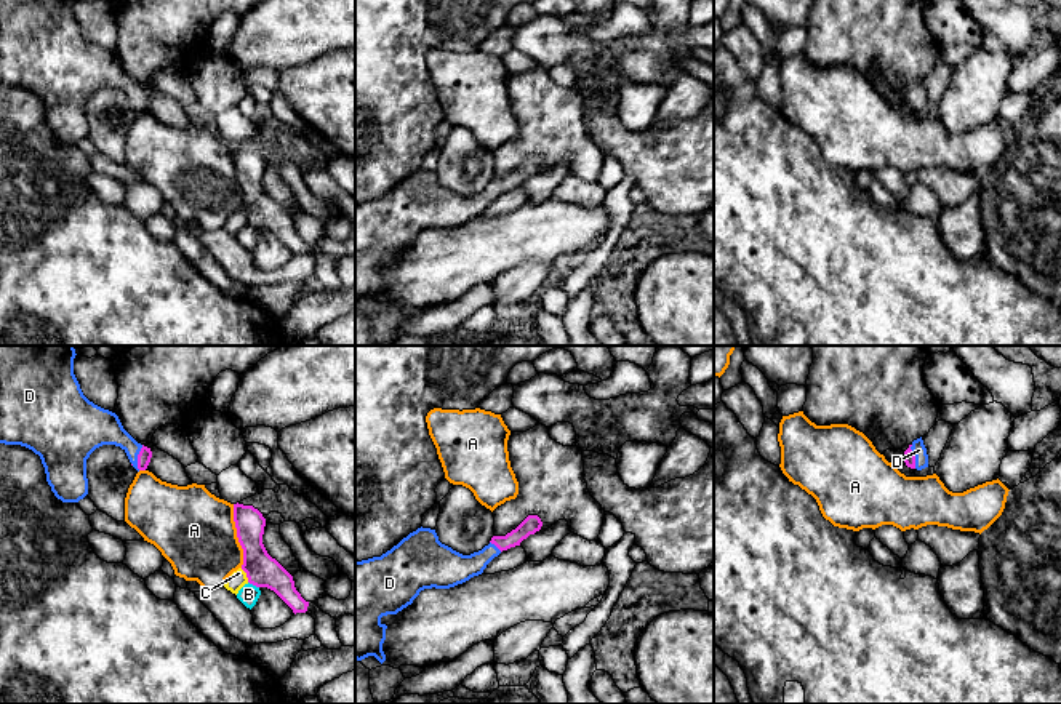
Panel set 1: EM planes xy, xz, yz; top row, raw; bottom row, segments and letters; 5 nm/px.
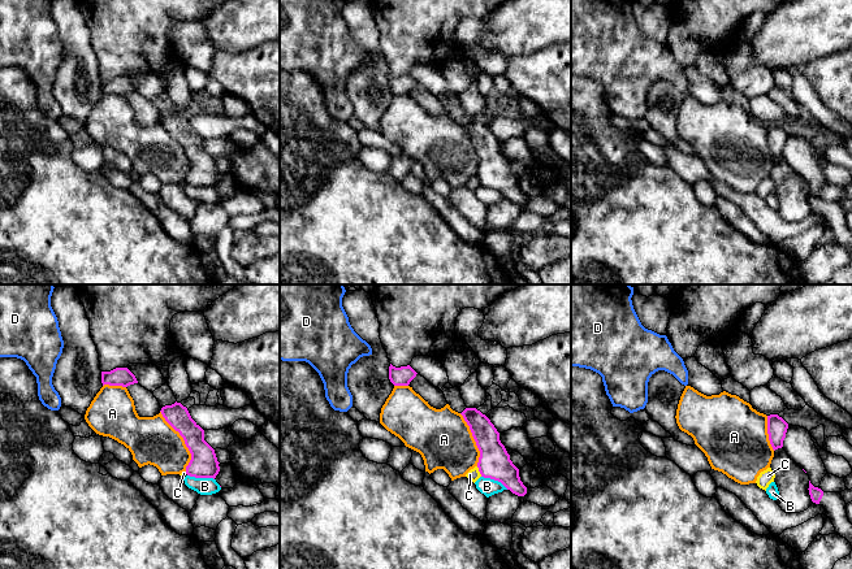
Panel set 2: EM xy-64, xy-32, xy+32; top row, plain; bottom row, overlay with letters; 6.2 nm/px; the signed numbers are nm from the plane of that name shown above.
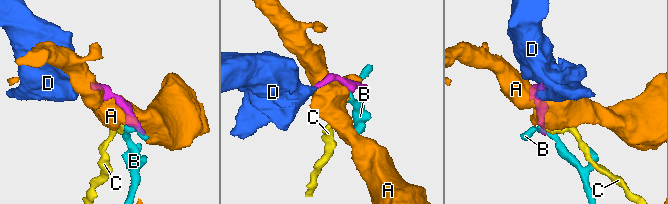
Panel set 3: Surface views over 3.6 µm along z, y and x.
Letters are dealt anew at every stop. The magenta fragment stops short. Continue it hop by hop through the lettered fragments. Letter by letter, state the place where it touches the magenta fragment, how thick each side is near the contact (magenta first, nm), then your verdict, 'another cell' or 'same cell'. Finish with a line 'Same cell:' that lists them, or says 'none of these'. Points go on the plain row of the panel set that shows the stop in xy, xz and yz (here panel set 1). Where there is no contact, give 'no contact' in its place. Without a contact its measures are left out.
A: contact xy (237, 178); calibres 160 and 400 nm; another cell
B: contact xy (253, 226); calibres 160 and 100 nm; another cell
C: contact xy (247, 216); calibres 160 and 90 nm; another cell
D: contact xy (138, 100); calibres 70 and 180 nm; same cell
Same cell: D

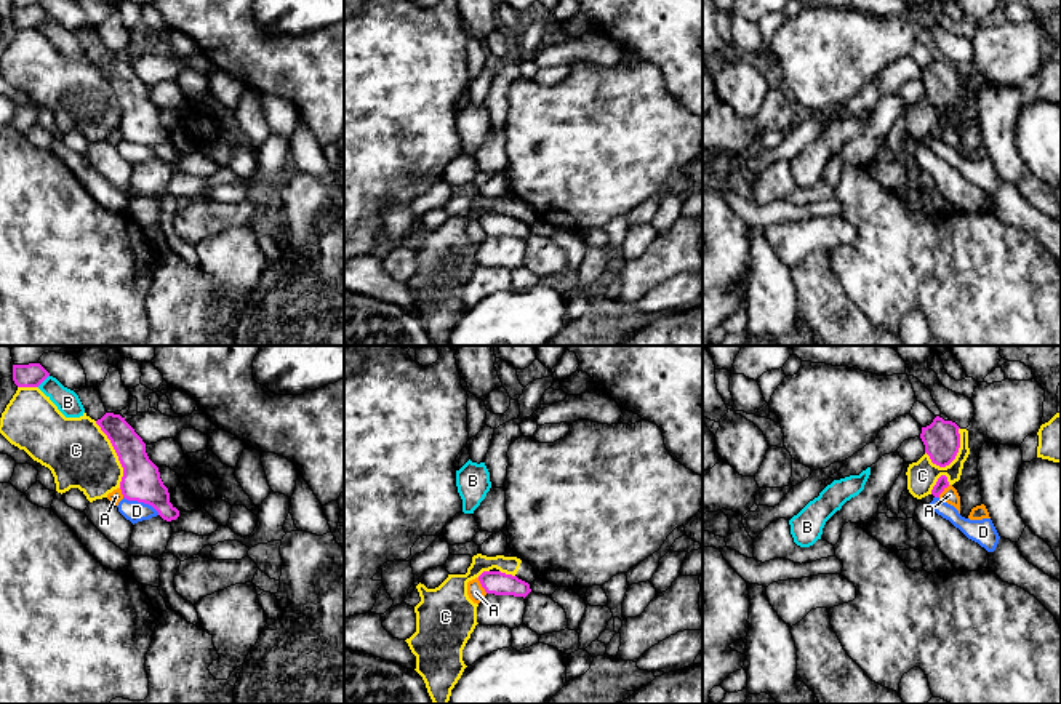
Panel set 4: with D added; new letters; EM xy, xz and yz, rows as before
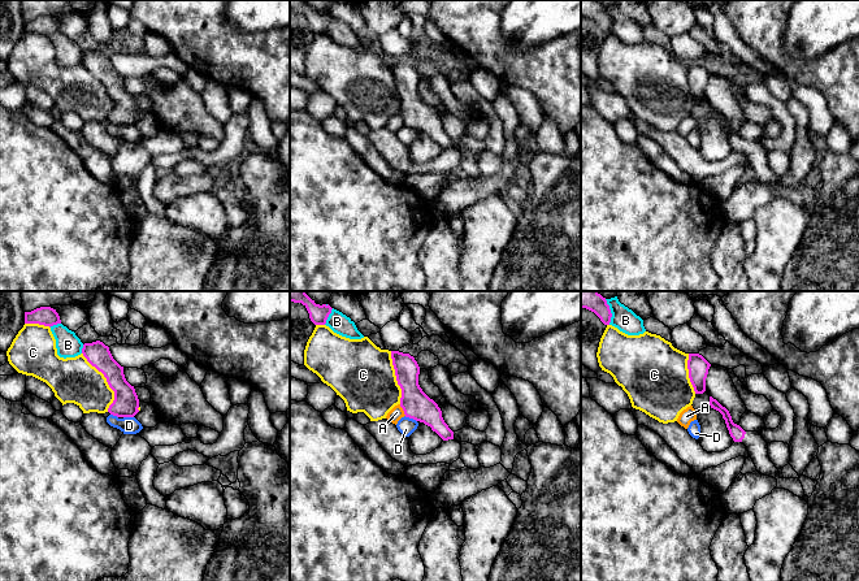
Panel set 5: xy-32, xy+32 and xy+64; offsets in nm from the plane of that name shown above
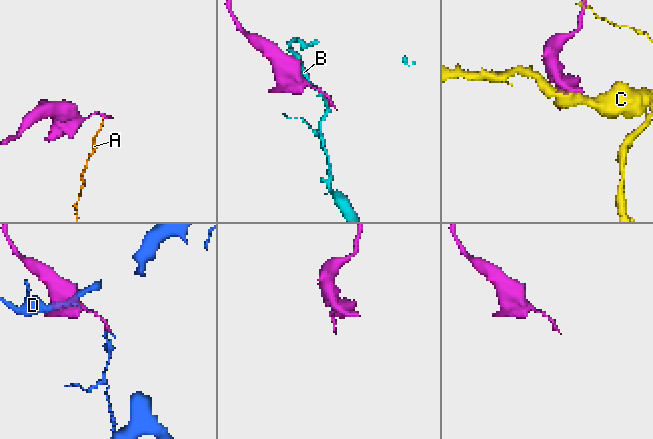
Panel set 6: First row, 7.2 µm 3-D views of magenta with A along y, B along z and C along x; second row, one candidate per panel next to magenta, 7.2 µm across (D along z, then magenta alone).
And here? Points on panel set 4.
A: contact xz (482, 228); calibres 120 and 90 nm; another cell
B: contact xy (42, 23); calibres 120 and 120 nm; another cell
C: contact xy (117, 96); calibres 200 and 320 nm; another cell
D: contact xy (141, 143); calibres 200 and 110 nm; another cell
Same cell: none of these

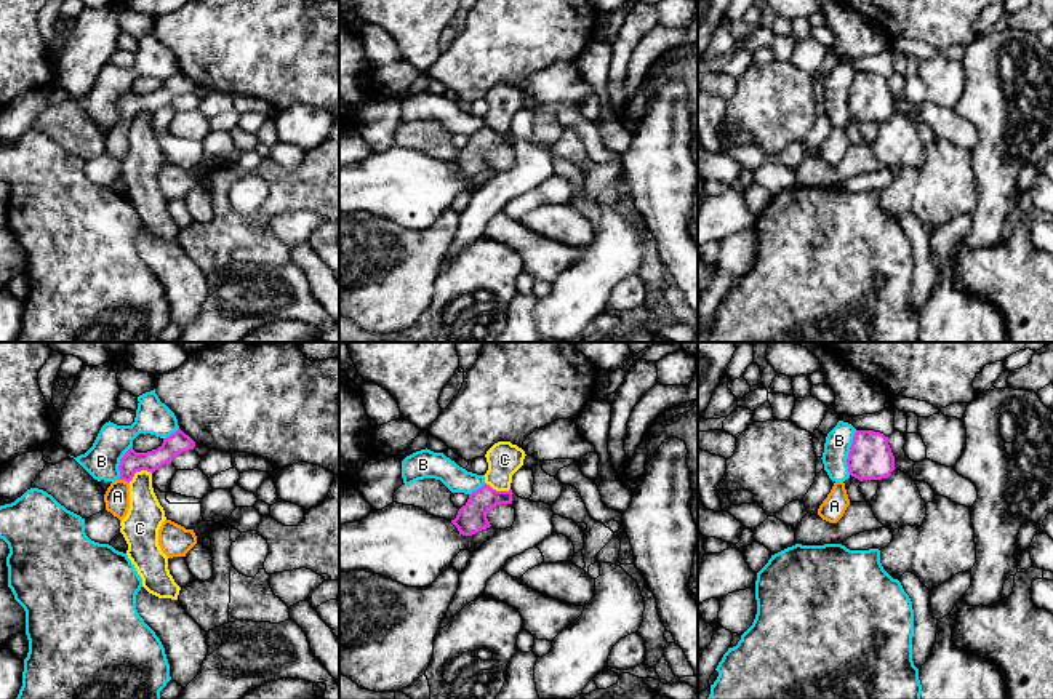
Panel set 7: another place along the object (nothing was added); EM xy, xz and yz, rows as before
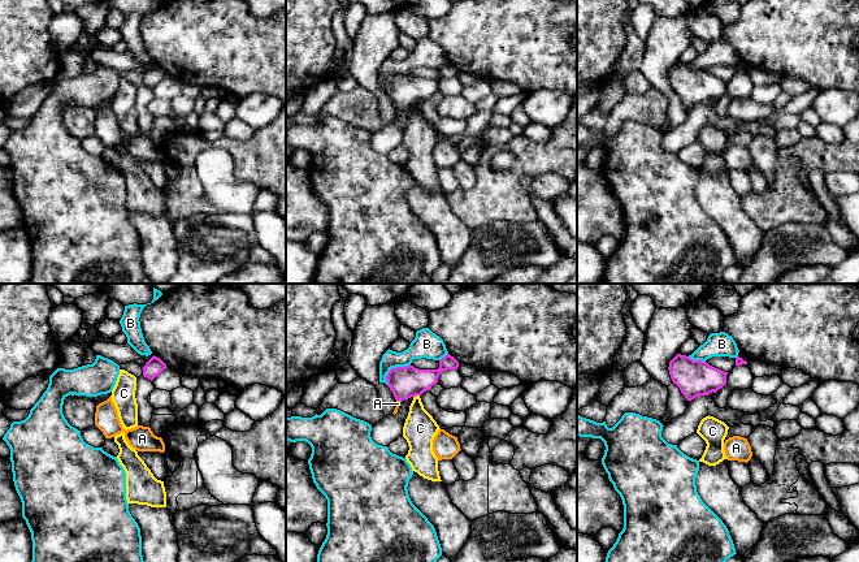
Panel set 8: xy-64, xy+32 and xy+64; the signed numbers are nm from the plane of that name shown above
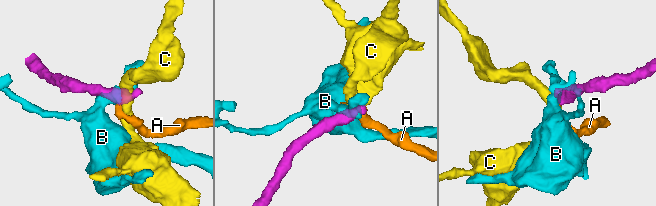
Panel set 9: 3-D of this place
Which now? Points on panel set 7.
A: contact xy (124, 120); calibres 110 and 130 nm; same cell
B: contact yz (848, 95); calibres 220 and 130 nm; another cell
C: contact xy (138, 112); calibres 110 and 180 nm; another cell
Same cell: A

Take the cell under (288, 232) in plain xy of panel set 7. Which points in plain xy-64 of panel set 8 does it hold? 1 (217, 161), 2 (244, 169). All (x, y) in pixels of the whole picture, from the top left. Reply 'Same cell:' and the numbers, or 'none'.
Same cell: 1

